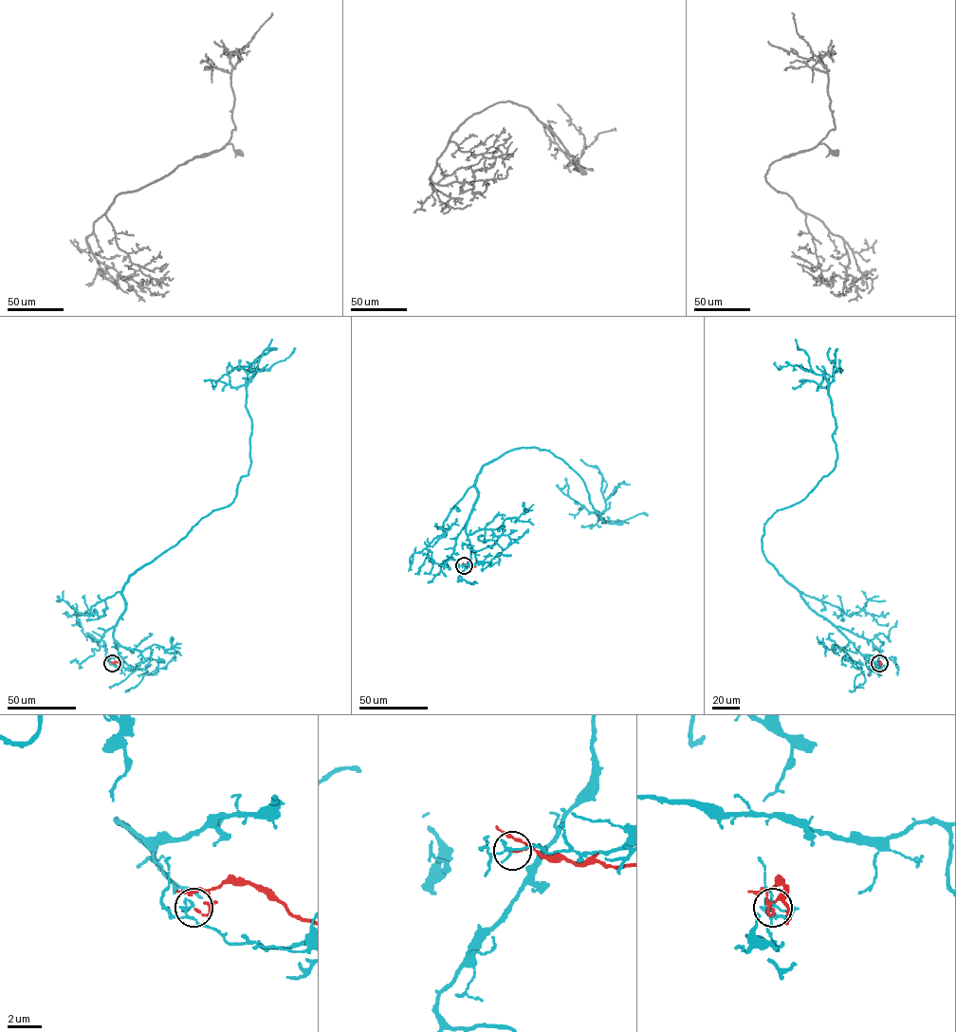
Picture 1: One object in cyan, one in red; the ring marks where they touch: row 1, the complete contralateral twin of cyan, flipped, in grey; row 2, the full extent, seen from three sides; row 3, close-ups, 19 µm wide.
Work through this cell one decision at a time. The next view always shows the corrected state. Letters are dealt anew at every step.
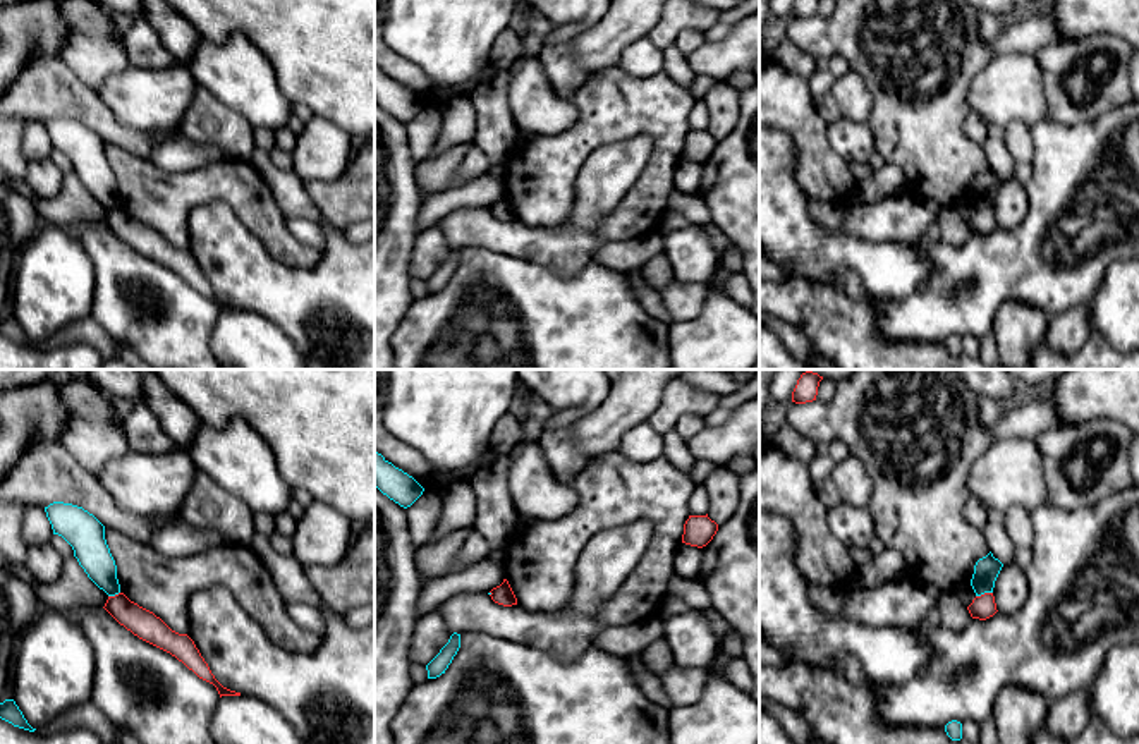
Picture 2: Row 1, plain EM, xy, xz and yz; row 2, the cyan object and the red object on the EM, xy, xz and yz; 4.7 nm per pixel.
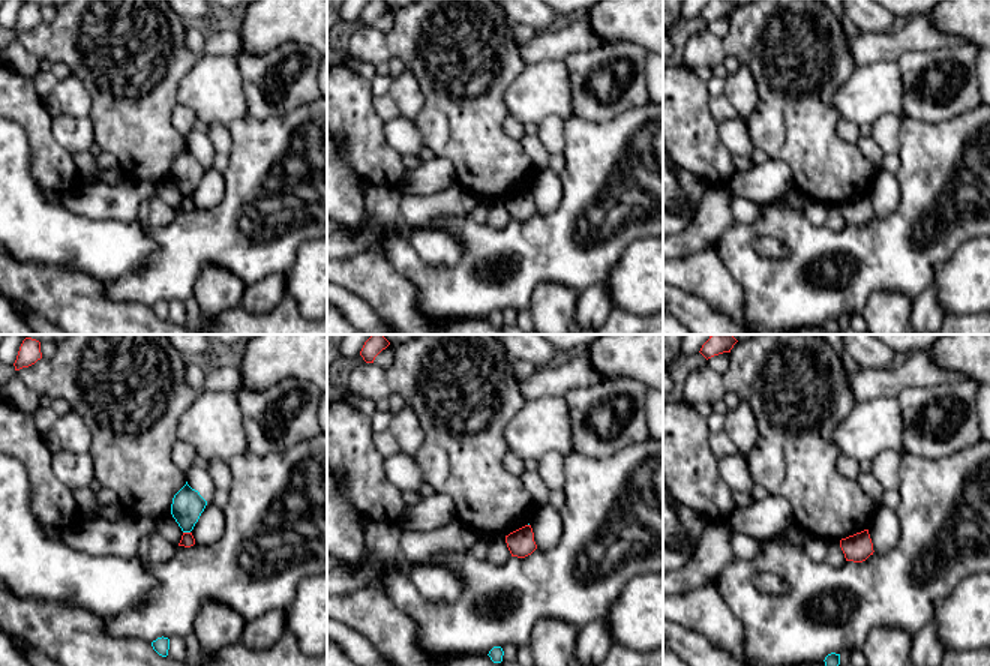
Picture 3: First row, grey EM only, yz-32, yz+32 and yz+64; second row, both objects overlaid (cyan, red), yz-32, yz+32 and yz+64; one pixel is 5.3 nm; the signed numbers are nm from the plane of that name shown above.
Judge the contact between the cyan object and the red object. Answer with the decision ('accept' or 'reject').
accept

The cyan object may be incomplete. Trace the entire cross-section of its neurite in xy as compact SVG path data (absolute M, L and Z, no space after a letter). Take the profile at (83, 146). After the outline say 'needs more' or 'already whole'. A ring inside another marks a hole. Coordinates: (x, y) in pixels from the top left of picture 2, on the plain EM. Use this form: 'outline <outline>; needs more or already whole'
outline M53 117L45 122L53 149L62 151L88 192L108 210L105 225L139 254L170 268L222 311L241 311L223 302L211 289L194 256L172 246L153 227L131 216L117 194L117 180L105 155L105 141L82 122Z; needs more

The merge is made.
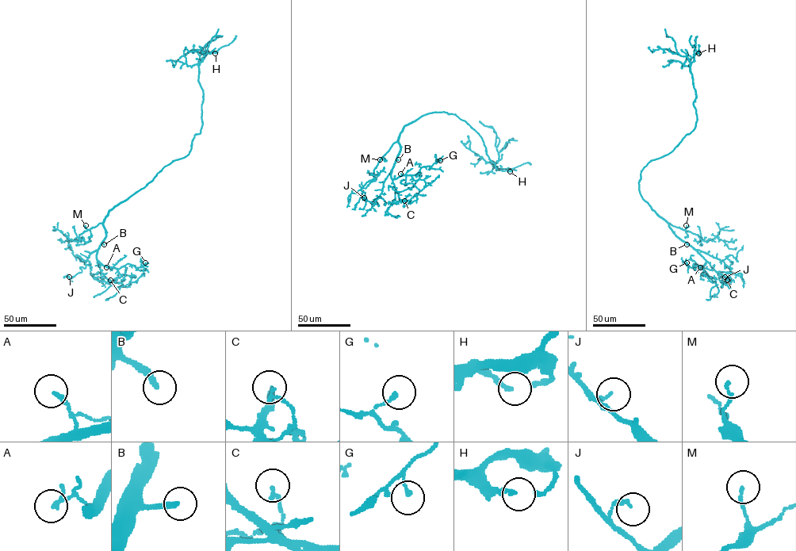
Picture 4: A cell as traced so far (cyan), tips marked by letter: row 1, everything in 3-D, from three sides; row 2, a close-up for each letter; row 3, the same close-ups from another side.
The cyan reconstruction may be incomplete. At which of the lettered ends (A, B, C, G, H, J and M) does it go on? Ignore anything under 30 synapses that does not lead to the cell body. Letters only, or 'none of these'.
none of these

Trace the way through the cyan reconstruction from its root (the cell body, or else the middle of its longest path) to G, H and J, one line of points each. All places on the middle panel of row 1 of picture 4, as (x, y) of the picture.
G: (449, 113), (430, 112), (404, 127), (397, 141), (400, 151), (391, 177), (414, 175), (422, 166), (440, 160)
H: (449, 113), (464, 120), (479, 134), (496, 170), (493, 163), (498, 170), (510, 171)
J: (449, 113), (430, 112), (406, 124), (397, 141), (400, 151), (383, 183), (380, 197), (376, 204), (364, 197)

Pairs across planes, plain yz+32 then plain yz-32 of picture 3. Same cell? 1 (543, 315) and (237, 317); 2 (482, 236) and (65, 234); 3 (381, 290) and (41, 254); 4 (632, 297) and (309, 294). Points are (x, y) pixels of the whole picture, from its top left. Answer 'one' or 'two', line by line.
1: two
2: two
3: two
4: one

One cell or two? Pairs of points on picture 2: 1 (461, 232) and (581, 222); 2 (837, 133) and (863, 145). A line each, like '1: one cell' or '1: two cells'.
1: one cell
2: one cell

